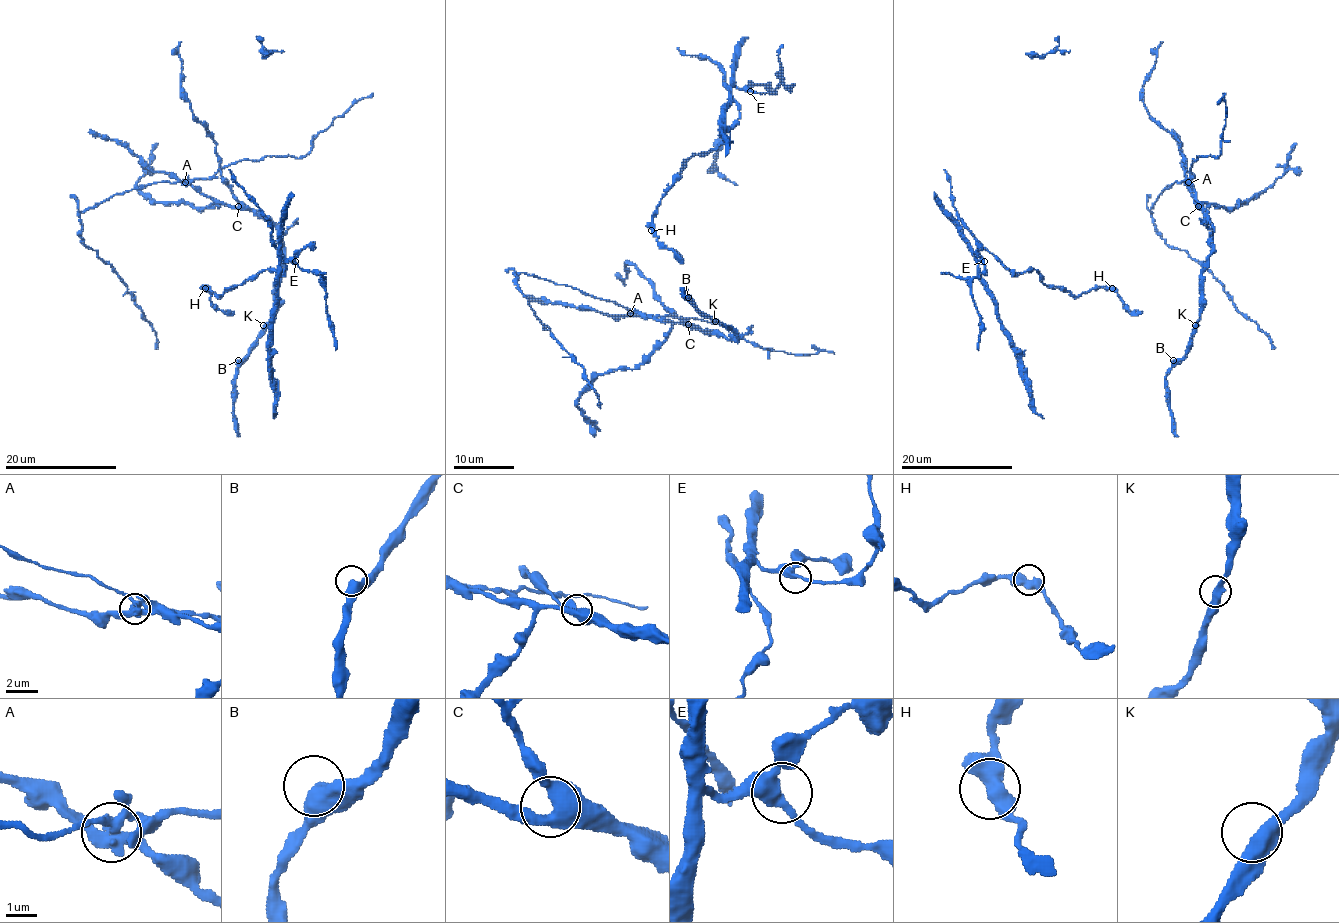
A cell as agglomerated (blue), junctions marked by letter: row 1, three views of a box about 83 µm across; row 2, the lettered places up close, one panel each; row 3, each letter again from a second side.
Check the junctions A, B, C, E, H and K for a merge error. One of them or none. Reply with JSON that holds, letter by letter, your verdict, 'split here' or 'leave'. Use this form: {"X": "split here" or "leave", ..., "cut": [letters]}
{"A": "split here", "B": "leave", "C": "leave", "E": "leave", "H": "leave", "K": "leave", "cut": ["A"]}

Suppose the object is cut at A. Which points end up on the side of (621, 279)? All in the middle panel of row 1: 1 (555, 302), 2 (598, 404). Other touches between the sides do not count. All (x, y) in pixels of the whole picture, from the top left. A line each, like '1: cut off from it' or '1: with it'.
1: with it
2: cut off from it

